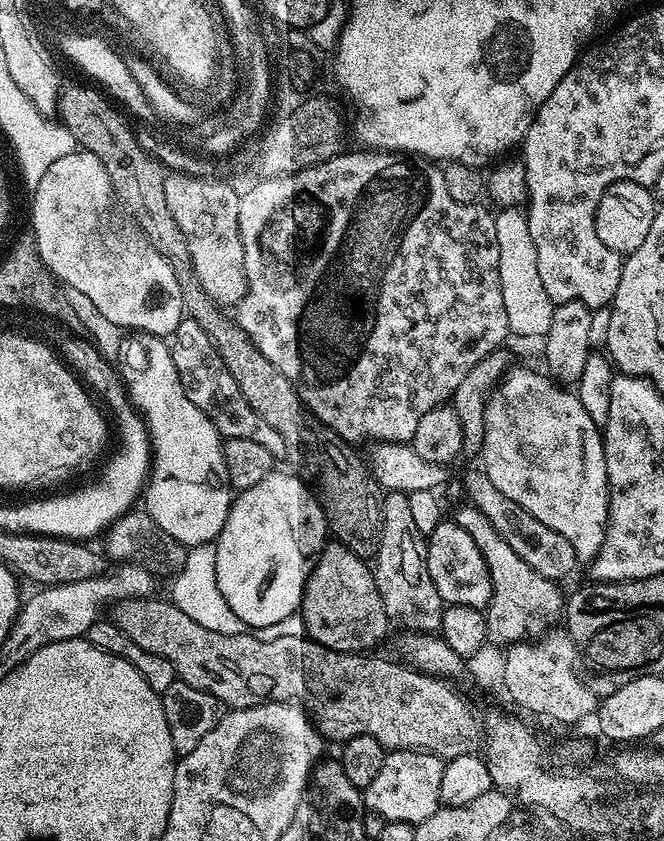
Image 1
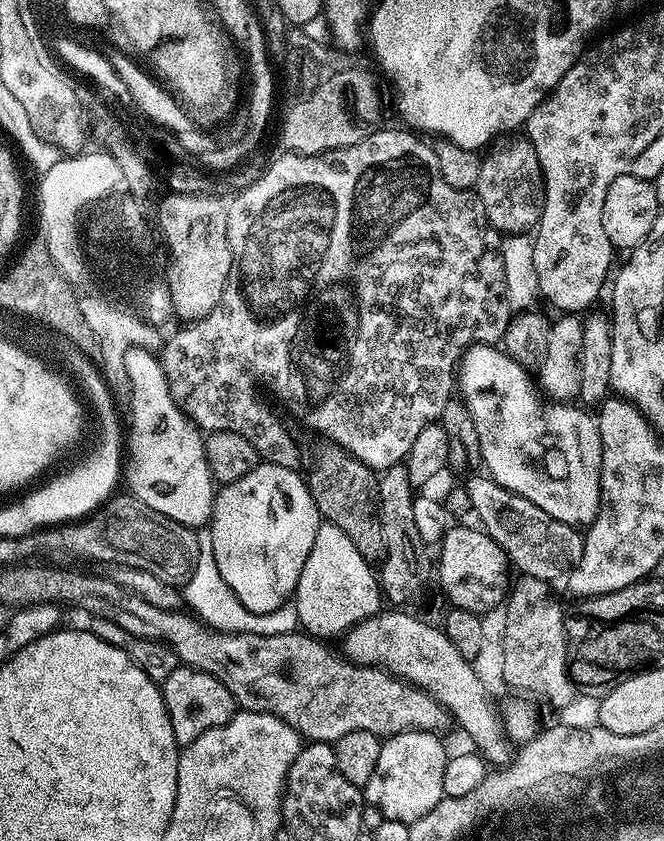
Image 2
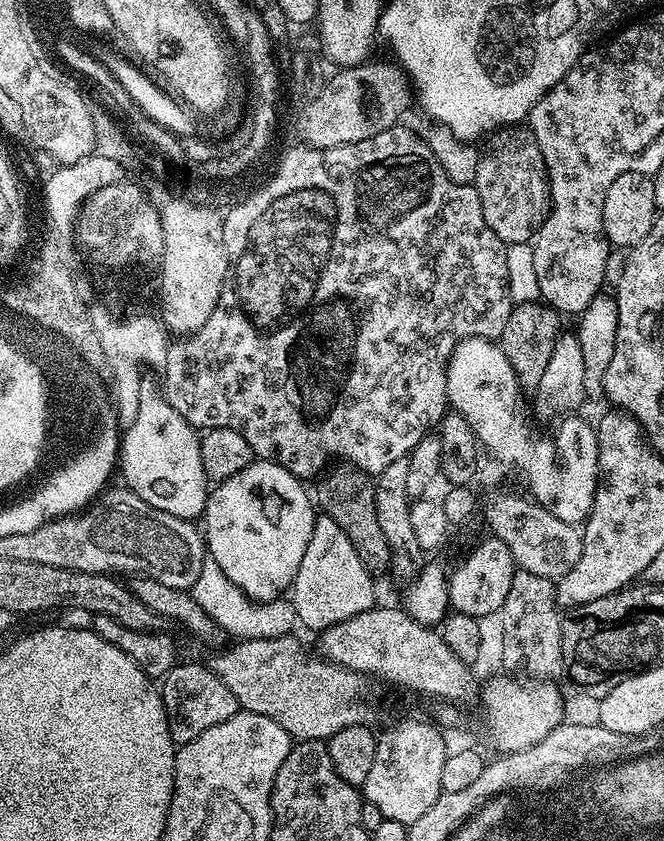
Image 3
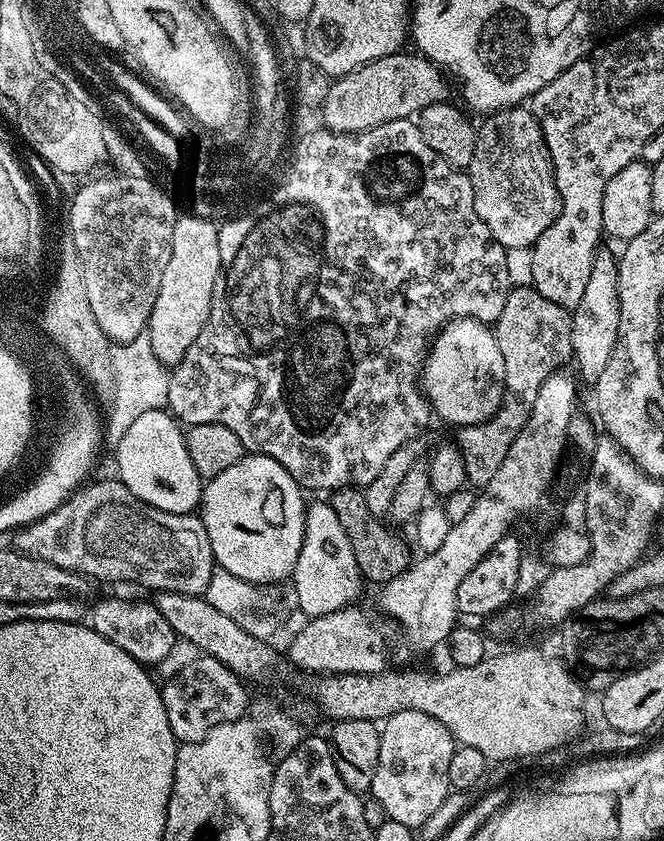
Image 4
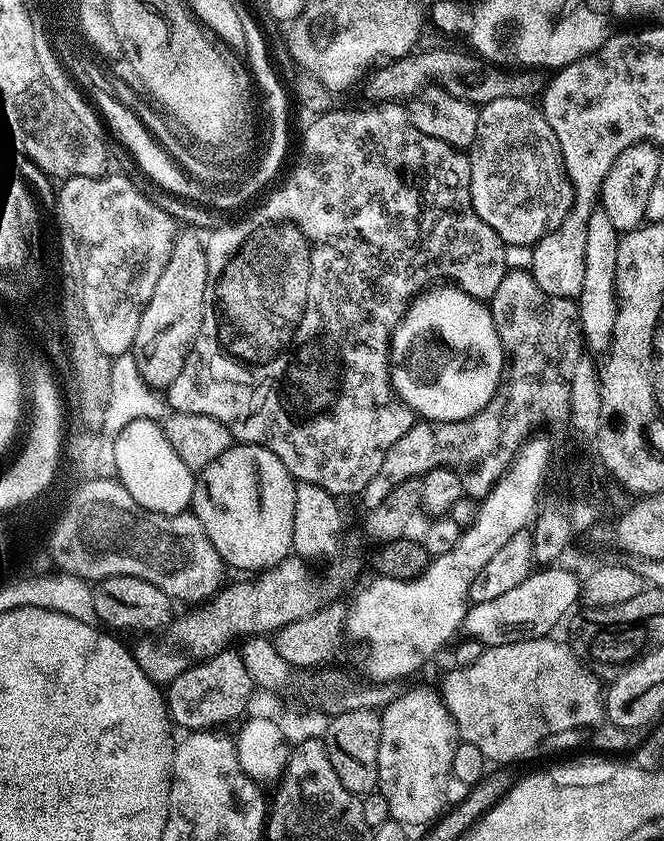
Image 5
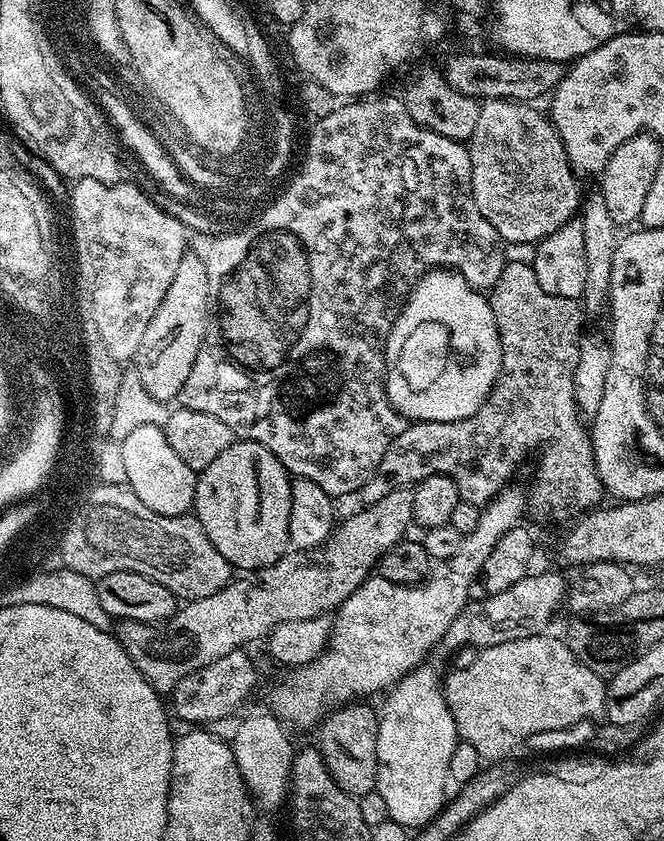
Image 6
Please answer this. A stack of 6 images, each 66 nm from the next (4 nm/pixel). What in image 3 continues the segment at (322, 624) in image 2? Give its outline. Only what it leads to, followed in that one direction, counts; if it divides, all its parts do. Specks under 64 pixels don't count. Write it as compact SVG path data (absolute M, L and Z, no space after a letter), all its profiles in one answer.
M317 515L314 534L310 534L306 554L302 554L302 566L298 566L296 581L290 589L297 621L319 634L338 622L354 618L354 614L362 614L377 603L376 596L372 593L372 580L373 573L358 558L358 550L350 546L346 530L342 530L342 526L334 522L334 518Z

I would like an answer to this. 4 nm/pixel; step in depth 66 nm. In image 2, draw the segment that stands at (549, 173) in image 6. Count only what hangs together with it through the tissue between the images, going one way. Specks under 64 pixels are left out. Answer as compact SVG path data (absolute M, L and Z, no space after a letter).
M523 135L500 138L483 153L474 195L486 210L486 218L501 234L524 234L540 222L542 188L538 183L538 156Z

